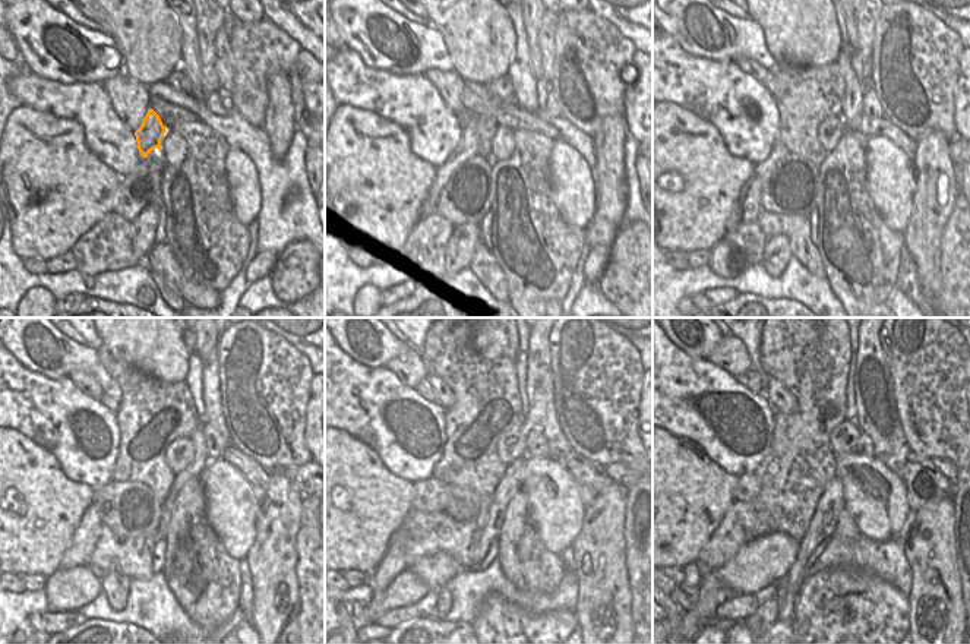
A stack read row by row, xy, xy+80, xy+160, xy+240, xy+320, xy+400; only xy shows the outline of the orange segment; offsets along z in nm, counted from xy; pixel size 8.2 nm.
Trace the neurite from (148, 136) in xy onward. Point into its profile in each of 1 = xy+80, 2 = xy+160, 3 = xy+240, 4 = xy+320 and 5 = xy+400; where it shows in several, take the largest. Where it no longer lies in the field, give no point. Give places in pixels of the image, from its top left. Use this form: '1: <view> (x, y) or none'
1: xy+80 (468, 144)
2: xy+160 (748, 204)
3: xy+240 (85, 537)
4: xy+320 (394, 562)
5: xy+400 (713, 593)

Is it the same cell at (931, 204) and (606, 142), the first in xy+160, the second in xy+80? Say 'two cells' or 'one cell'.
one cell

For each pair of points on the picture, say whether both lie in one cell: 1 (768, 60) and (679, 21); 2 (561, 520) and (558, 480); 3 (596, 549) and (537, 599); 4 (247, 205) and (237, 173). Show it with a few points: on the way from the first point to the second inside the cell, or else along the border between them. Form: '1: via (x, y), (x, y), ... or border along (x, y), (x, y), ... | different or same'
1: via (745, 49), (707, 51), (695, 44) | same
2: via (559, 510), (559, 491) | same
3: border along (577, 571), (575, 606) | different
4: via (246, 198), (243, 180) | same

